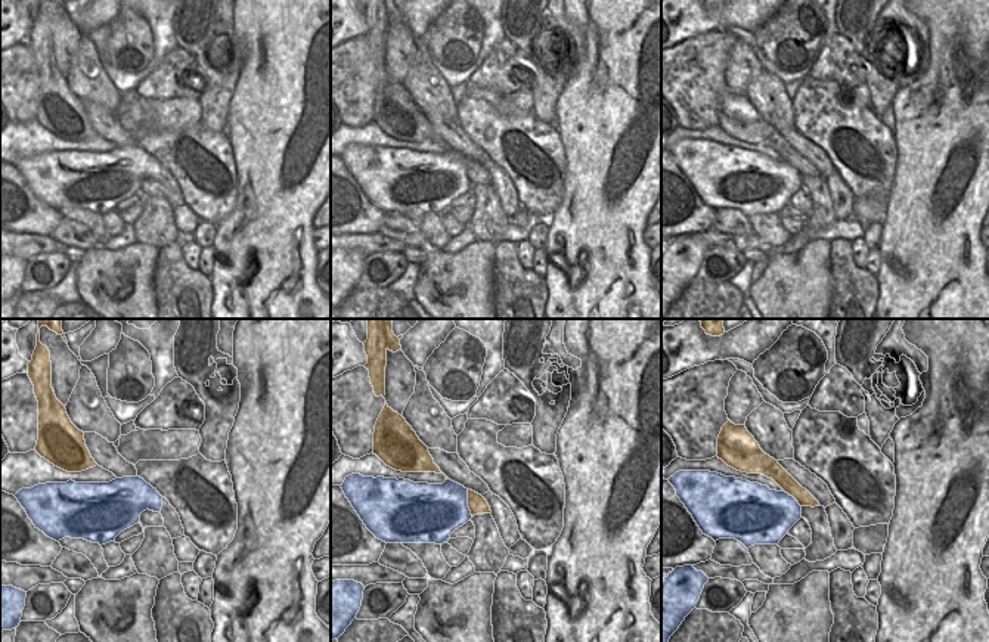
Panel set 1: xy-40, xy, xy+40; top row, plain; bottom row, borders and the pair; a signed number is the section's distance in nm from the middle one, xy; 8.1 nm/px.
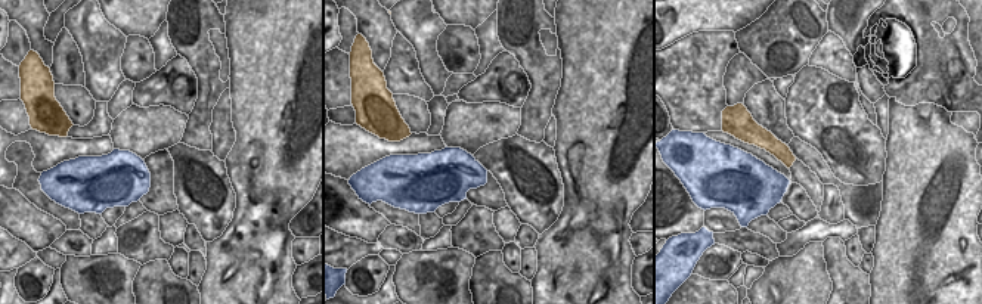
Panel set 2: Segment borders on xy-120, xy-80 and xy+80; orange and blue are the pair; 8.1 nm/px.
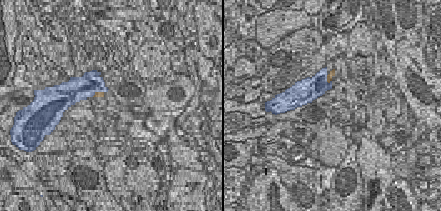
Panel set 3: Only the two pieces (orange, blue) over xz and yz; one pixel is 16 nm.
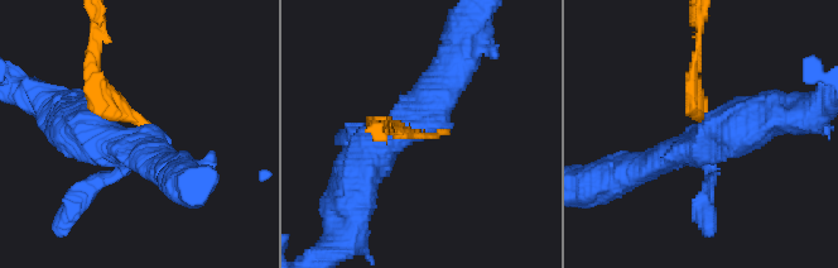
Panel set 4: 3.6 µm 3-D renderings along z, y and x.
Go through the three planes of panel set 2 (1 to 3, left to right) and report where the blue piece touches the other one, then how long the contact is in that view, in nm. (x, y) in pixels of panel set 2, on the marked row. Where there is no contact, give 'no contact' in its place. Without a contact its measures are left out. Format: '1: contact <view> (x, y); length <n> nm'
1: no contact
2: no contact
3: no contact

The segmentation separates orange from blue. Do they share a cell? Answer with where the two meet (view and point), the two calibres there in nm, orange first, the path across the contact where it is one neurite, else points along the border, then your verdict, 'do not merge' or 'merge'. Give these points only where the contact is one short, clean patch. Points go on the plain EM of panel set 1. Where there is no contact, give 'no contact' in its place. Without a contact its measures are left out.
contact xy (468, 173); calibres 150 and 420 nm; border xy (467, 160), (467, 176), (473, 185); do not merge

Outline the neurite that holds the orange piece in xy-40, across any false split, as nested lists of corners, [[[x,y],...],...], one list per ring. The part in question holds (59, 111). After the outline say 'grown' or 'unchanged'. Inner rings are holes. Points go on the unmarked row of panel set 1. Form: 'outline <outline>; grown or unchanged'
outline [[[40,0],[32,30],[28,32],[28,46],[38,71],[38,109],[34,120],[66,142],[96,136],[86,115],[84,102],[71,92],[65,75],[55,65],[50,21],[40,12]]]; unchanged

